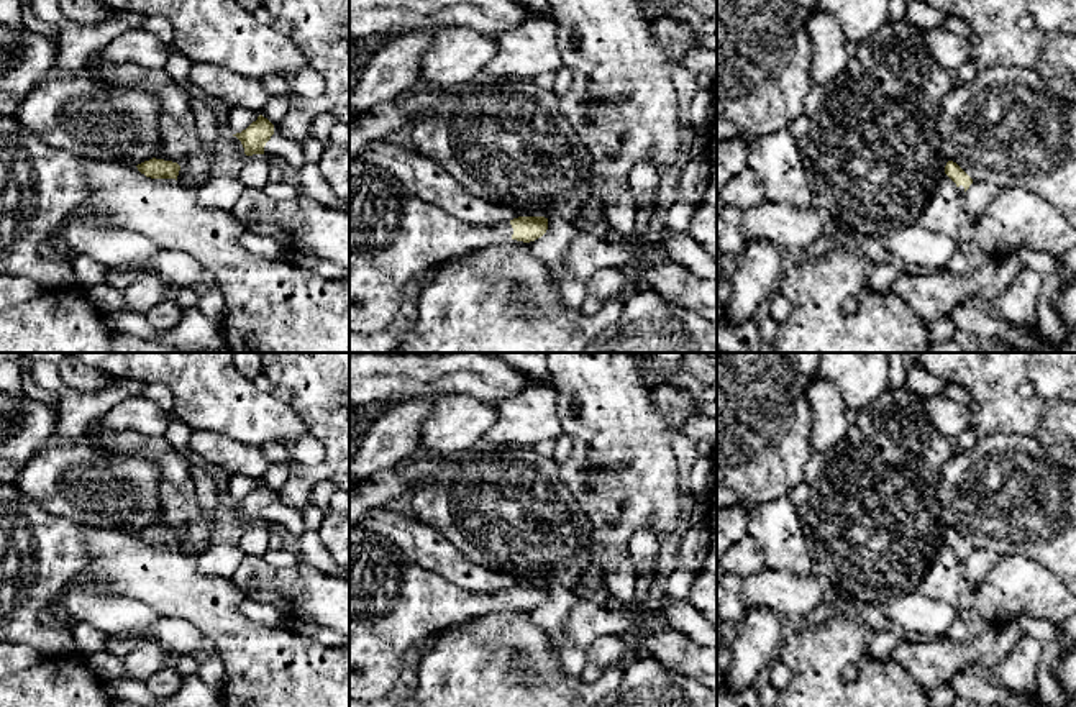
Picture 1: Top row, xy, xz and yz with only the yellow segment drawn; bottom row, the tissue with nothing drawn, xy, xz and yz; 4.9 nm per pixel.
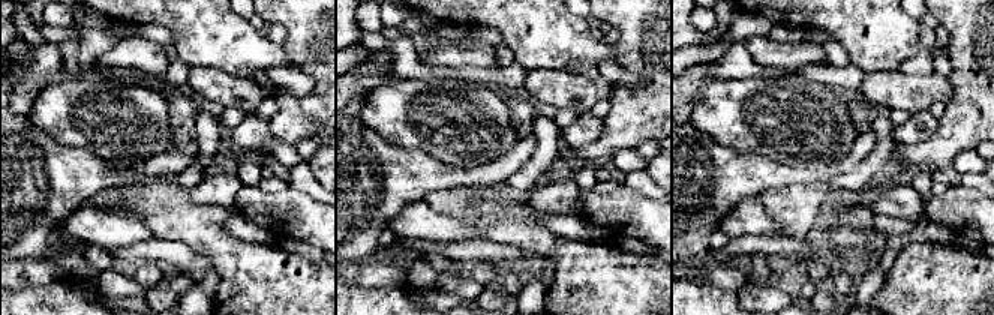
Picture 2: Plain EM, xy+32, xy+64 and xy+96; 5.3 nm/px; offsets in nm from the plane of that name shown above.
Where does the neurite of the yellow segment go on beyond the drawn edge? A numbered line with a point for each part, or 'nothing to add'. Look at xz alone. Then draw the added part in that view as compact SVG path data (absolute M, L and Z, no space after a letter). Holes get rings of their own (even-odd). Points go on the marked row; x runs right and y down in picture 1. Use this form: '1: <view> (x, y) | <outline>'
1: xz (394, 235) | M349 162L349 333L381 335L395 318L405 285L420 272L471 249L512 239L510 221L474 225L423 202L387 169Z

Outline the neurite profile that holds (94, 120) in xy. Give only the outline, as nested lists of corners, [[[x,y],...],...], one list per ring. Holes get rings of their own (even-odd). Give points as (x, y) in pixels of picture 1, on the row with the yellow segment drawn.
[[[51,74],[23,98],[15,116],[43,143],[82,159],[138,166],[161,146],[156,97],[85,74]]]

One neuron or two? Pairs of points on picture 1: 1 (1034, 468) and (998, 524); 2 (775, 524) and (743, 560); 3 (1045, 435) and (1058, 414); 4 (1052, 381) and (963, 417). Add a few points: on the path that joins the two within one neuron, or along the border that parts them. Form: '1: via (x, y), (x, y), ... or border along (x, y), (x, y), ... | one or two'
1: via (1021, 481), (998, 504), (998, 510) | one
2: border along (748, 532), (761, 550), (766, 566) | two
3: via (1050, 430), (1058, 419) | one
4: border along (975, 414), (970, 425) | two

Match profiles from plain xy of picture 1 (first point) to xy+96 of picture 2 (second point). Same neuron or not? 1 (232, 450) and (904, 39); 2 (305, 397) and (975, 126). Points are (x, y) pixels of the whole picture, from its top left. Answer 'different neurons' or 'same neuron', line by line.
1: different neurons
2: same neuron

